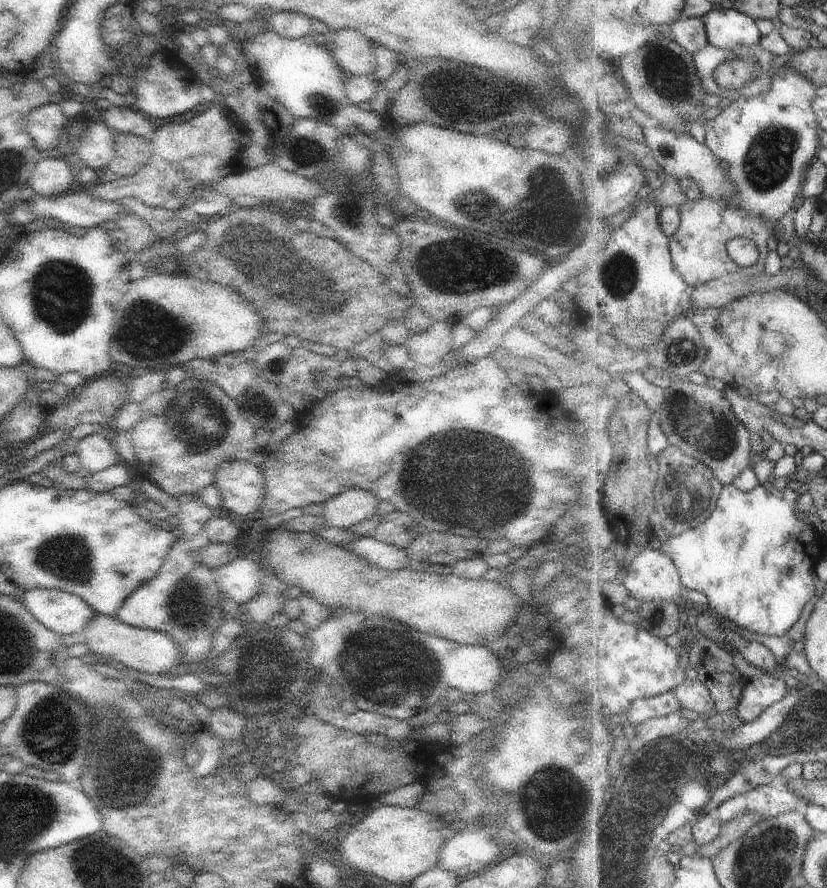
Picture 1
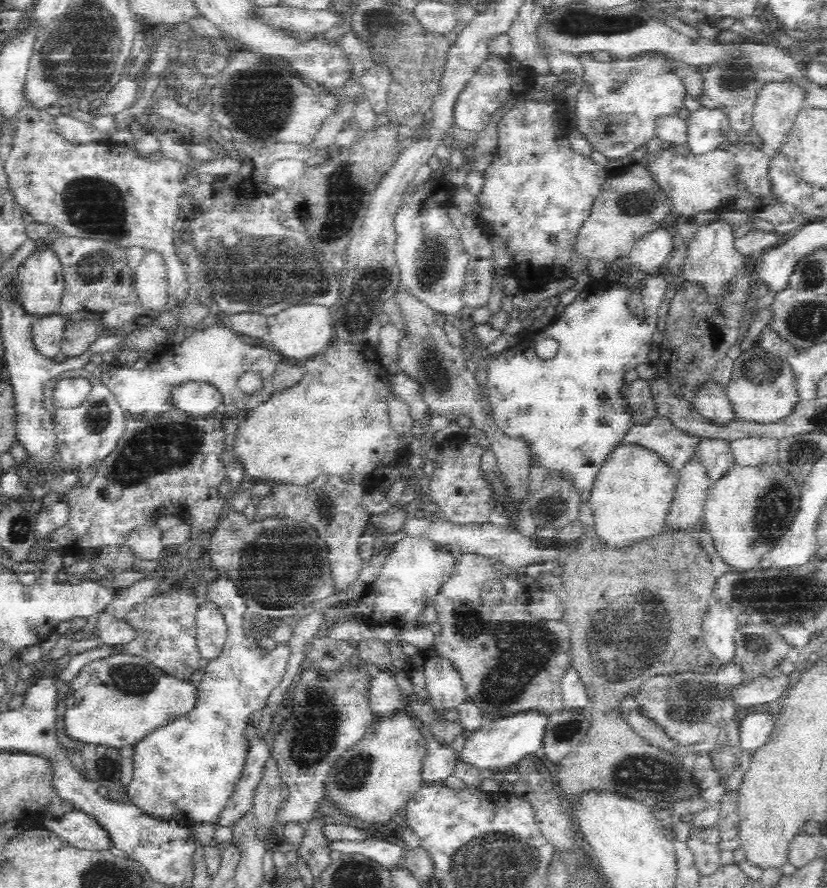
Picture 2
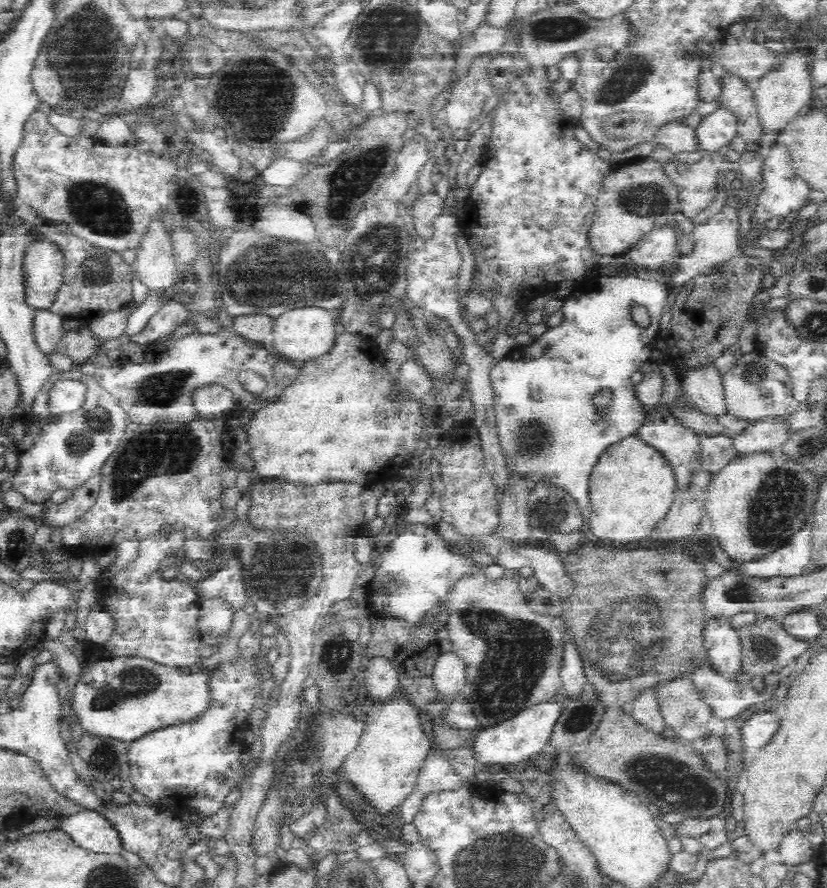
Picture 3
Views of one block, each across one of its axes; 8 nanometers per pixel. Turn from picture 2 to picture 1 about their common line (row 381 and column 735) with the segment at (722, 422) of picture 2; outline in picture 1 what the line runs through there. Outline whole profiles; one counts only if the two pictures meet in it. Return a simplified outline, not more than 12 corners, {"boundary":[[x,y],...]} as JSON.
{"boundary":[[783,678],[752,679],[735,714],[748,723],[789,694]]}

